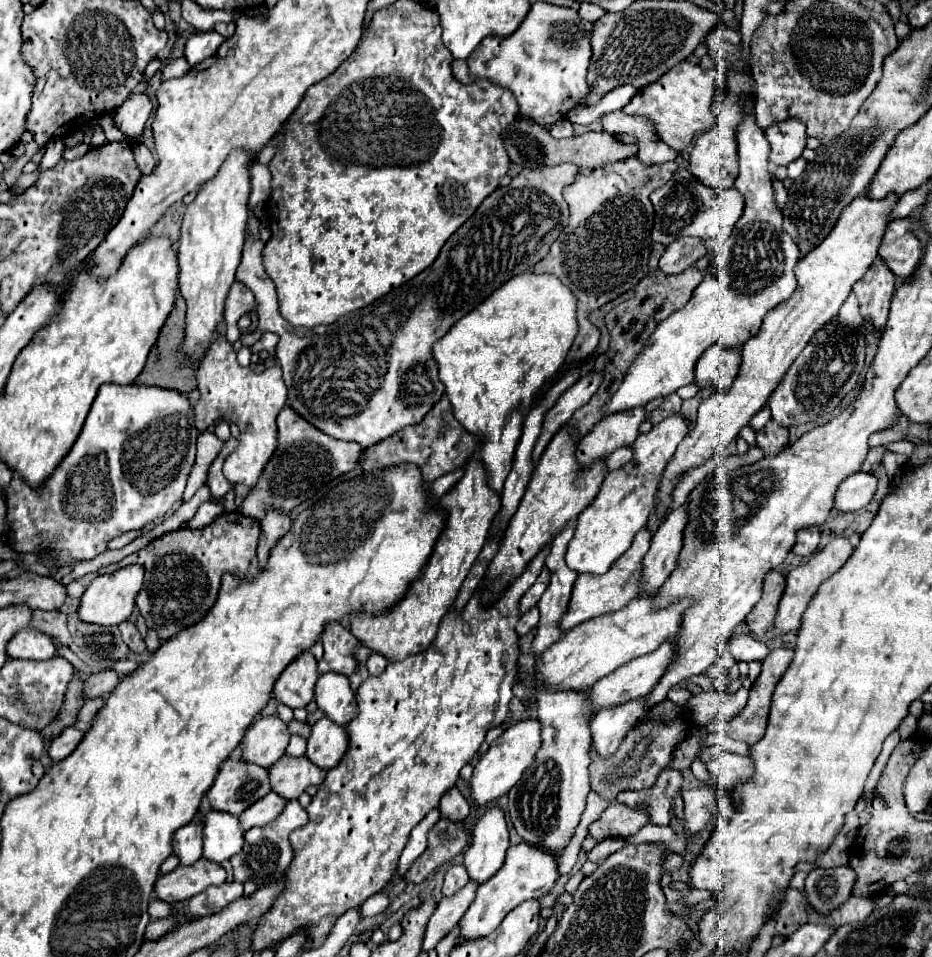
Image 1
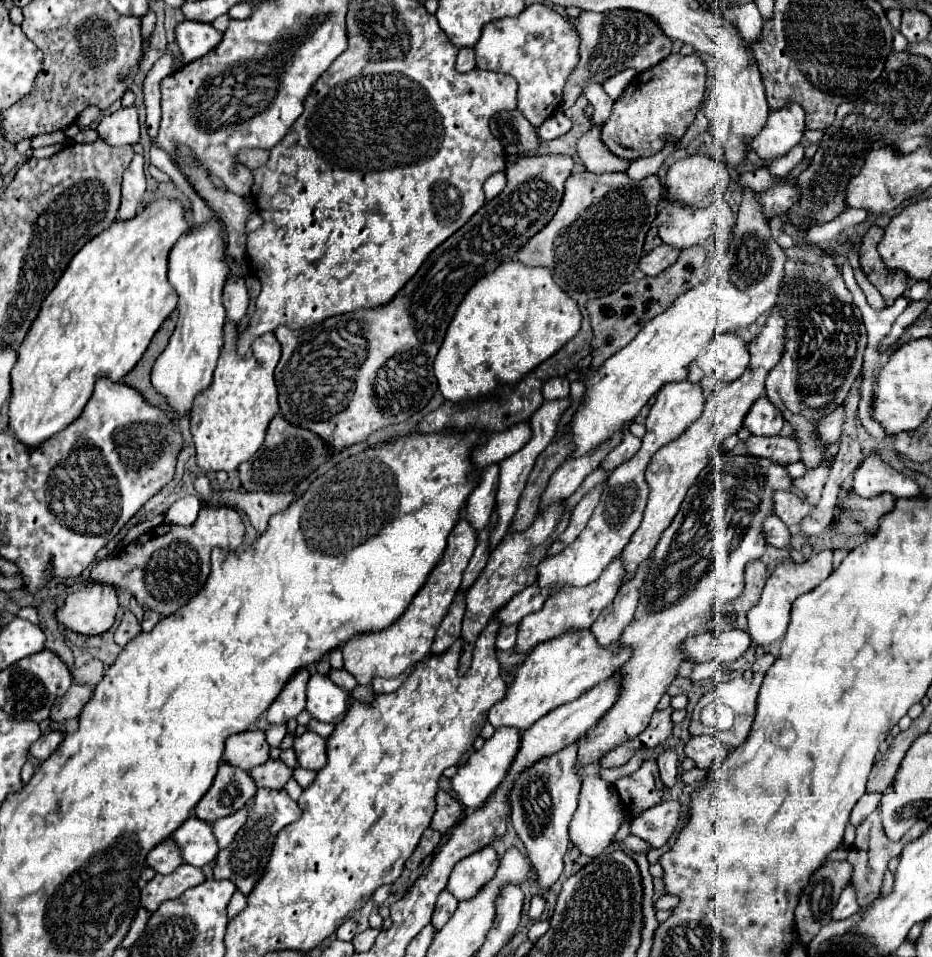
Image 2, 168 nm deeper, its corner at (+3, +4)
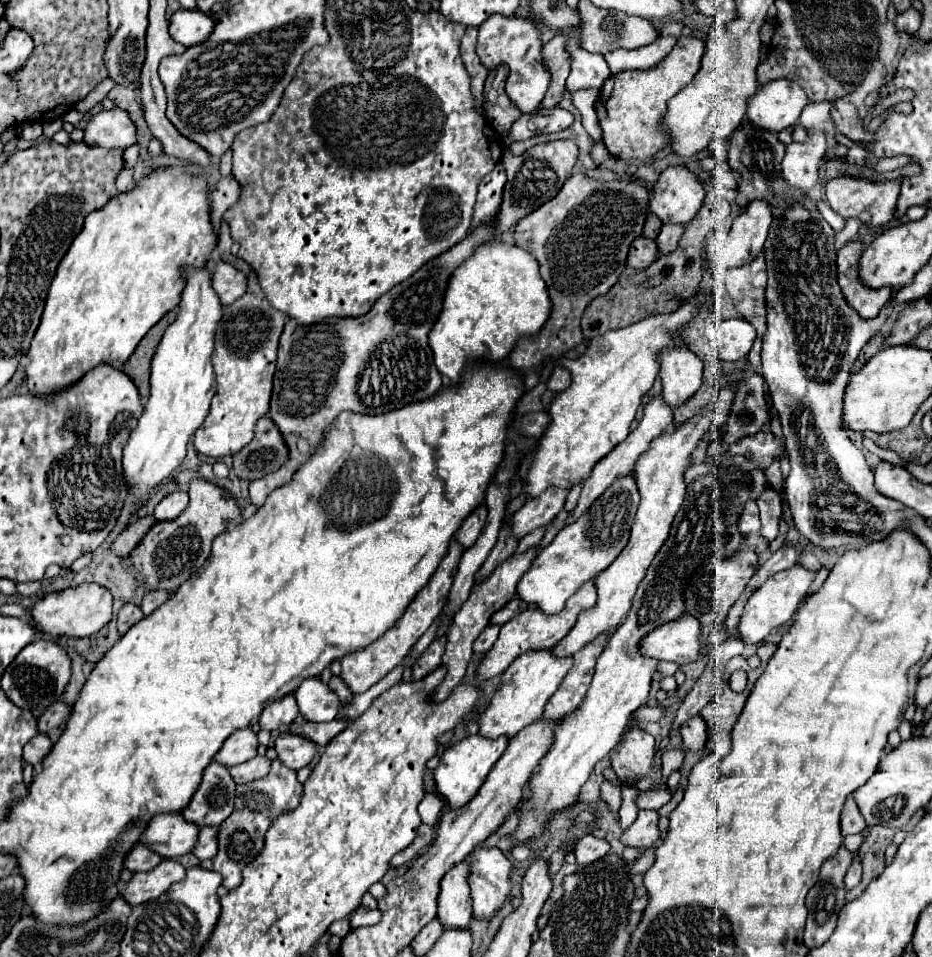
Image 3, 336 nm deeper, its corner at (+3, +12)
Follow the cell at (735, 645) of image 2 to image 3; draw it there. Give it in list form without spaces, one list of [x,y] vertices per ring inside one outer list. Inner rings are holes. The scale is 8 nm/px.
[[[681,614],[679,618],[651,630],[639,646],[641,656],[669,660],[681,664],[695,662],[701,654],[701,626],[695,616]]]

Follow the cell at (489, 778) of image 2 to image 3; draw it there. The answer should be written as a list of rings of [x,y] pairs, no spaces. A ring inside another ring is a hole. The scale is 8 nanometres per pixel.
[[[475,734],[475,736],[467,736],[461,742],[449,746],[441,754],[439,766],[433,770],[433,780],[435,780],[437,794],[445,800],[445,804],[449,808],[461,808],[477,794],[483,780],[487,778],[487,774],[491,772],[495,762],[501,758],[501,754],[505,752],[507,744],[509,744],[509,740],[505,736],[491,740],[491,738],[483,738],[483,736]]]

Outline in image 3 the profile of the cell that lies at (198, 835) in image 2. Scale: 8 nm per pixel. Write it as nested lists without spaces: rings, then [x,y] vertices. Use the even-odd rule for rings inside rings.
[[[157,814],[143,830],[139,842],[149,850],[161,854],[161,858],[175,858],[189,854],[197,842],[199,828],[185,822],[179,814]]]

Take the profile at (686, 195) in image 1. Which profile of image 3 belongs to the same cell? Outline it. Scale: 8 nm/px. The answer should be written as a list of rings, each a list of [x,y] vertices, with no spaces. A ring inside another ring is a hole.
[[[685,224],[683,226],[663,226],[659,236],[657,236],[657,248],[659,248],[659,256],[665,256],[665,254],[671,254],[675,248],[677,248],[677,242],[679,242],[679,236],[683,234],[685,230]]]

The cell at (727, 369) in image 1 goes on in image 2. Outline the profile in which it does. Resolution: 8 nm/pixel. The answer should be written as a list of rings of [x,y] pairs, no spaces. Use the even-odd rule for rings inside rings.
[[[717,334],[709,340],[707,352],[695,362],[703,370],[704,377],[712,382],[719,380],[721,384],[727,384],[745,372],[749,366],[749,352],[739,336]]]

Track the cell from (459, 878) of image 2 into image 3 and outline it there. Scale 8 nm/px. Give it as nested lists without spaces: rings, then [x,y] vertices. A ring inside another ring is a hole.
[[[467,862],[451,868],[439,884],[437,920],[443,930],[467,930],[471,922],[471,898],[467,884]]]

